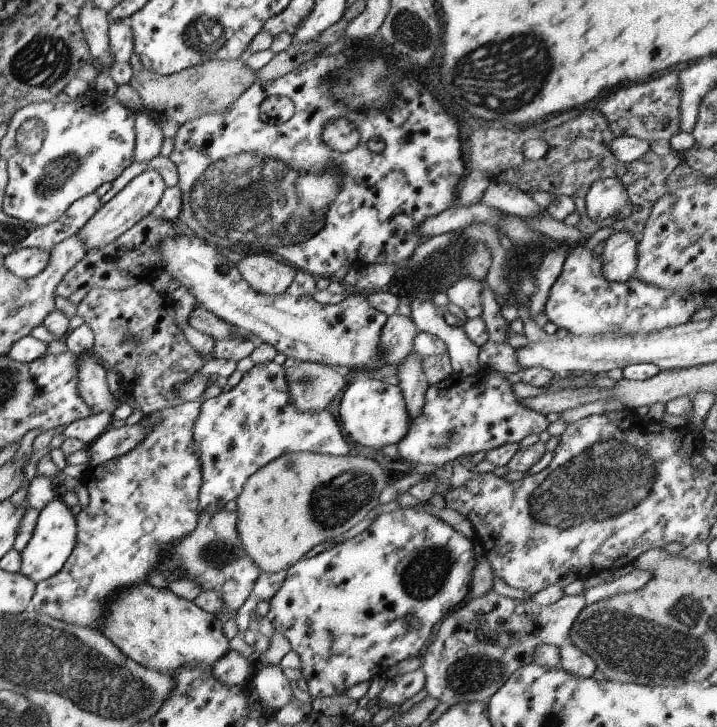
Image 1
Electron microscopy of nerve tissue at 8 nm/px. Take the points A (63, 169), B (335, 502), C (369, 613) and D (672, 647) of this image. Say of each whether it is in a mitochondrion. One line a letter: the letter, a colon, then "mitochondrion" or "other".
A: mitochondrion
B: mitochondrion
C: other
D: mitochondrion

